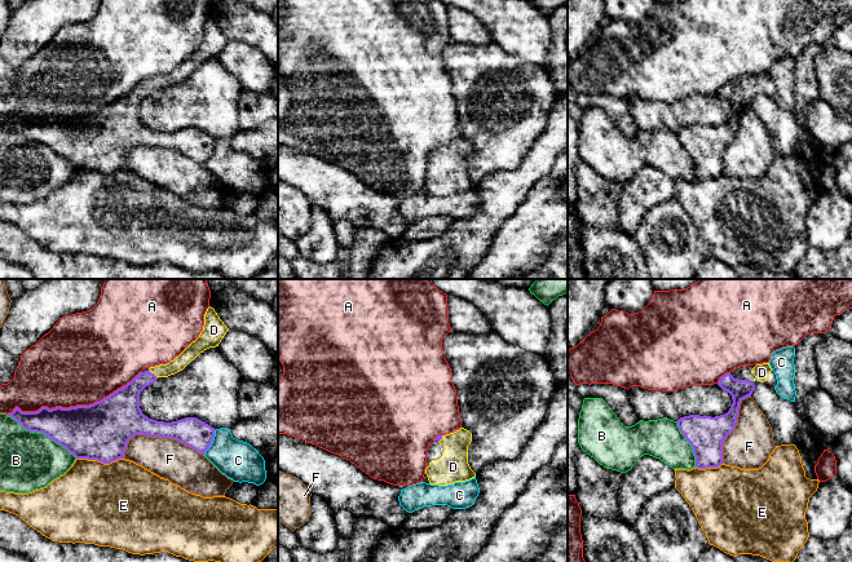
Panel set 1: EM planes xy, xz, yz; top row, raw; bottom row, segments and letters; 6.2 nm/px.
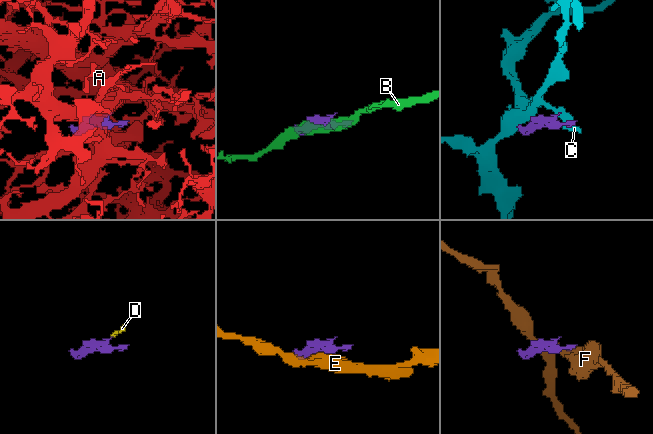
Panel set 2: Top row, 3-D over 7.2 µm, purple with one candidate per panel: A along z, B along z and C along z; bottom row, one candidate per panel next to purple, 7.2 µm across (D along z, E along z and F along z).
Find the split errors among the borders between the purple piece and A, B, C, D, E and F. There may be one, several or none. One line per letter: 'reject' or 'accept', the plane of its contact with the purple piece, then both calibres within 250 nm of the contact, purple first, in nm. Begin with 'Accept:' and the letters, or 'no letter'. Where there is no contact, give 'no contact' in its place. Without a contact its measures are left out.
Accept: D
A: reject; contact in xy; calibres 360 and 480 nm
B: reject; contact in xy; calibres 300 and 360 nm
C: reject; contact in xy; calibres 180 and 240 nm
D: accept; contact in xy; calibres 180 and 90 nm
E: reject; contact in xy; calibres 360 and 480 nm
F: reject; contact in xy; calibres 260 and 260 nm

